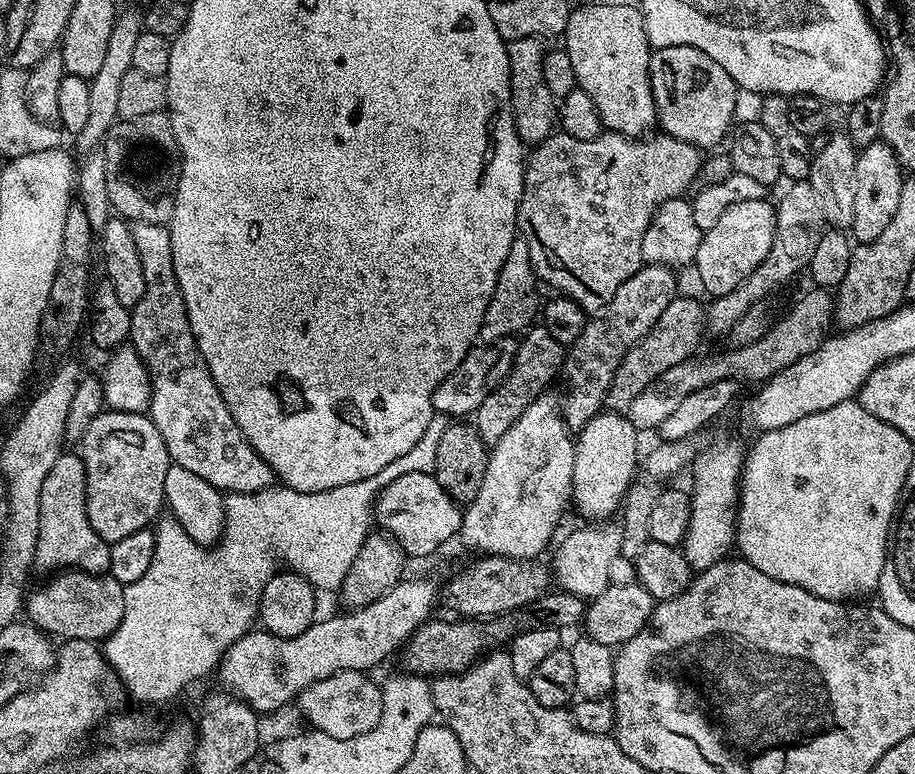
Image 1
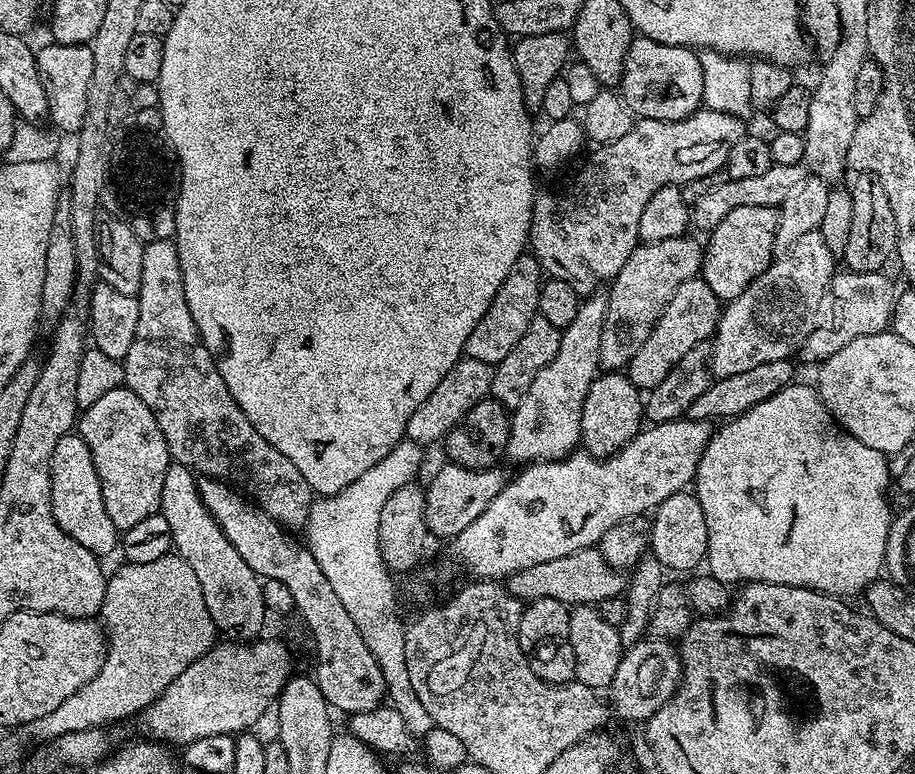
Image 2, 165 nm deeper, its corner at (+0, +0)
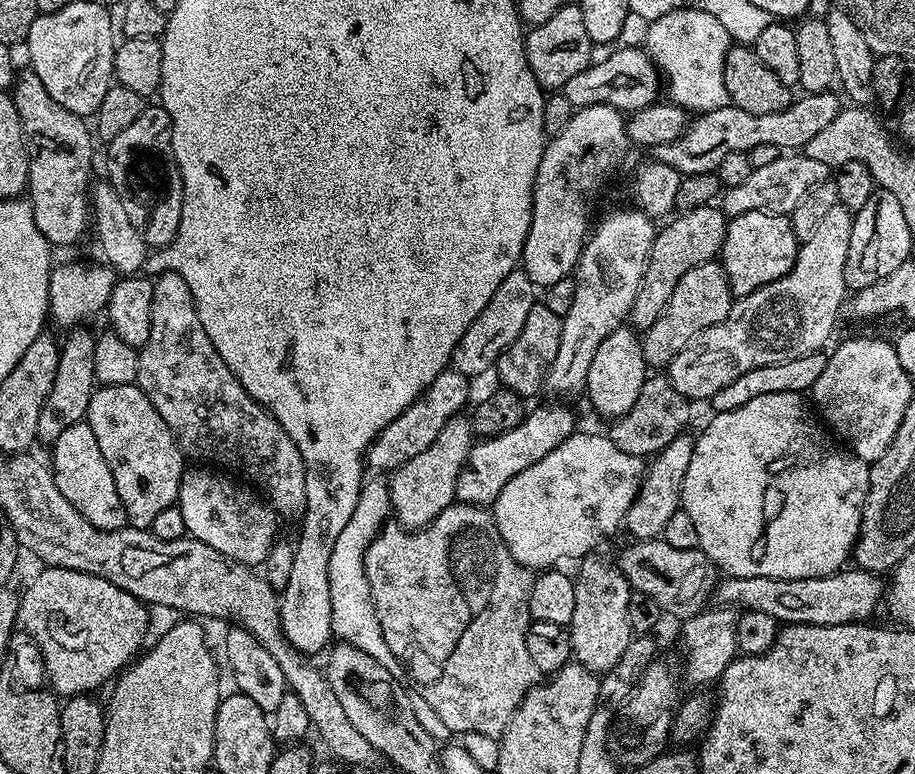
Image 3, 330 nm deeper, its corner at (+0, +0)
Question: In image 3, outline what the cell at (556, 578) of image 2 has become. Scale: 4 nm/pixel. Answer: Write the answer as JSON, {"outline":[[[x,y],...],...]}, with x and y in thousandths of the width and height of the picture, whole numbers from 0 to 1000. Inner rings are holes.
{"outline":[[[696,698],[687,702],[687,708],[682,708],[678,713],[675,733],[679,742],[686,748],[686,757],[692,765],[701,765],[710,773],[721,786],[722,792],[740,796],[743,804],[753,801],[758,793],[769,789],[775,784],[778,774],[778,764],[783,761],[785,753],[785,735],[778,727],[778,722],[772,717],[766,708],[755,708],[754,711],[741,711],[741,705],[732,705],[732,700],[727,698]]]}

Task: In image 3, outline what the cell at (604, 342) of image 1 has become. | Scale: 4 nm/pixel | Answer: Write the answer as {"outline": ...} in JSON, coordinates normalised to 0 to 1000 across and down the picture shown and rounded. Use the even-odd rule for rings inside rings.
{"outline":[[[778,264],[763,266],[763,271],[736,278],[727,289],[730,291],[718,298],[715,313],[710,318],[702,370],[697,370],[697,380],[693,384],[693,395],[685,412],[685,417],[699,432],[710,421],[715,421],[715,416],[719,416],[745,354],[750,354],[758,344],[767,344],[774,336],[786,332],[787,319],[796,296],[796,284],[790,273]]]}

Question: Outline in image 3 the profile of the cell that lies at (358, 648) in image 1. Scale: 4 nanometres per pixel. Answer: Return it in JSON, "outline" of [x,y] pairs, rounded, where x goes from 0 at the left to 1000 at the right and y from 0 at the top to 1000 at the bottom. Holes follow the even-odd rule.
{"outline":[[[631,556],[619,571],[614,571],[592,597],[584,597],[584,602],[575,602],[570,612],[562,612],[553,628],[549,628],[549,638],[544,638],[541,651],[537,652],[538,668],[542,672],[544,687],[549,690],[549,700],[557,711],[557,716],[572,734],[599,736],[612,731],[615,724],[633,725],[635,721],[650,714],[651,708],[663,693],[679,686],[684,664],[693,649],[704,620],[706,599],[698,589],[684,587],[684,581],[675,581],[671,576],[668,562],[655,563],[651,558]]]}

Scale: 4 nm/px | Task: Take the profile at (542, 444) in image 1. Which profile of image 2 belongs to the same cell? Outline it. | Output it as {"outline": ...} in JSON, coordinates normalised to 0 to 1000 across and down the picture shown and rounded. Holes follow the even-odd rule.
{"outline":[[[648,380],[635,391],[632,406],[623,421],[612,430],[610,457],[584,488],[575,514],[558,534],[560,554],[555,567],[554,593],[576,602],[591,594],[614,594],[631,583],[636,556],[636,525],[648,491],[657,479],[656,447],[658,416],[662,416],[663,381]]]}

